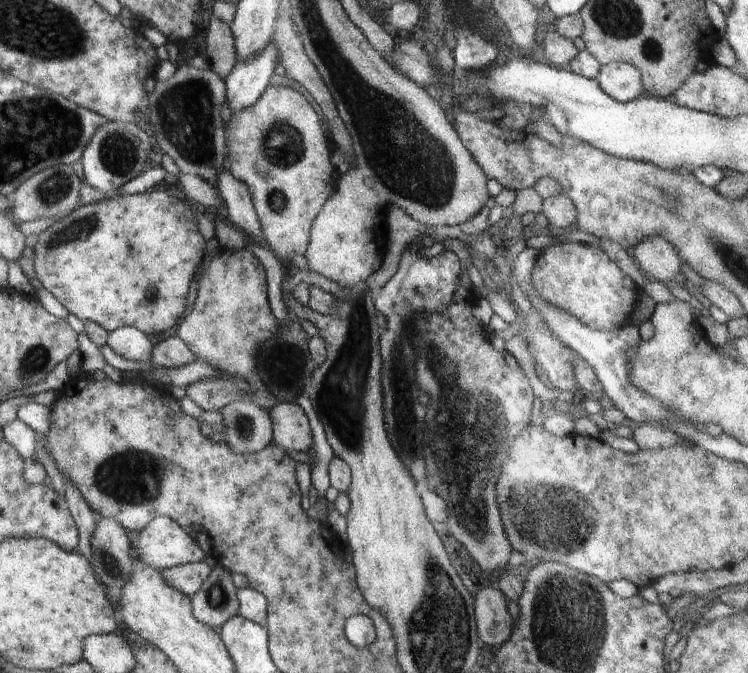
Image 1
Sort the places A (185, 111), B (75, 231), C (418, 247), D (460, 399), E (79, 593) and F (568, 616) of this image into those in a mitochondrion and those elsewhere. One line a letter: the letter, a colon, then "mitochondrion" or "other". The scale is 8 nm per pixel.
A: mitochondrion
B: mitochondrion
C: other
D: mitochondrion
E: other
F: mitochondrion

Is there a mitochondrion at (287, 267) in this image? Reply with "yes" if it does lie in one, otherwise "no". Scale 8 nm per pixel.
no

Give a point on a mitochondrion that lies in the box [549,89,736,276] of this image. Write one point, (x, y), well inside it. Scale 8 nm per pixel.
(669, 200)

